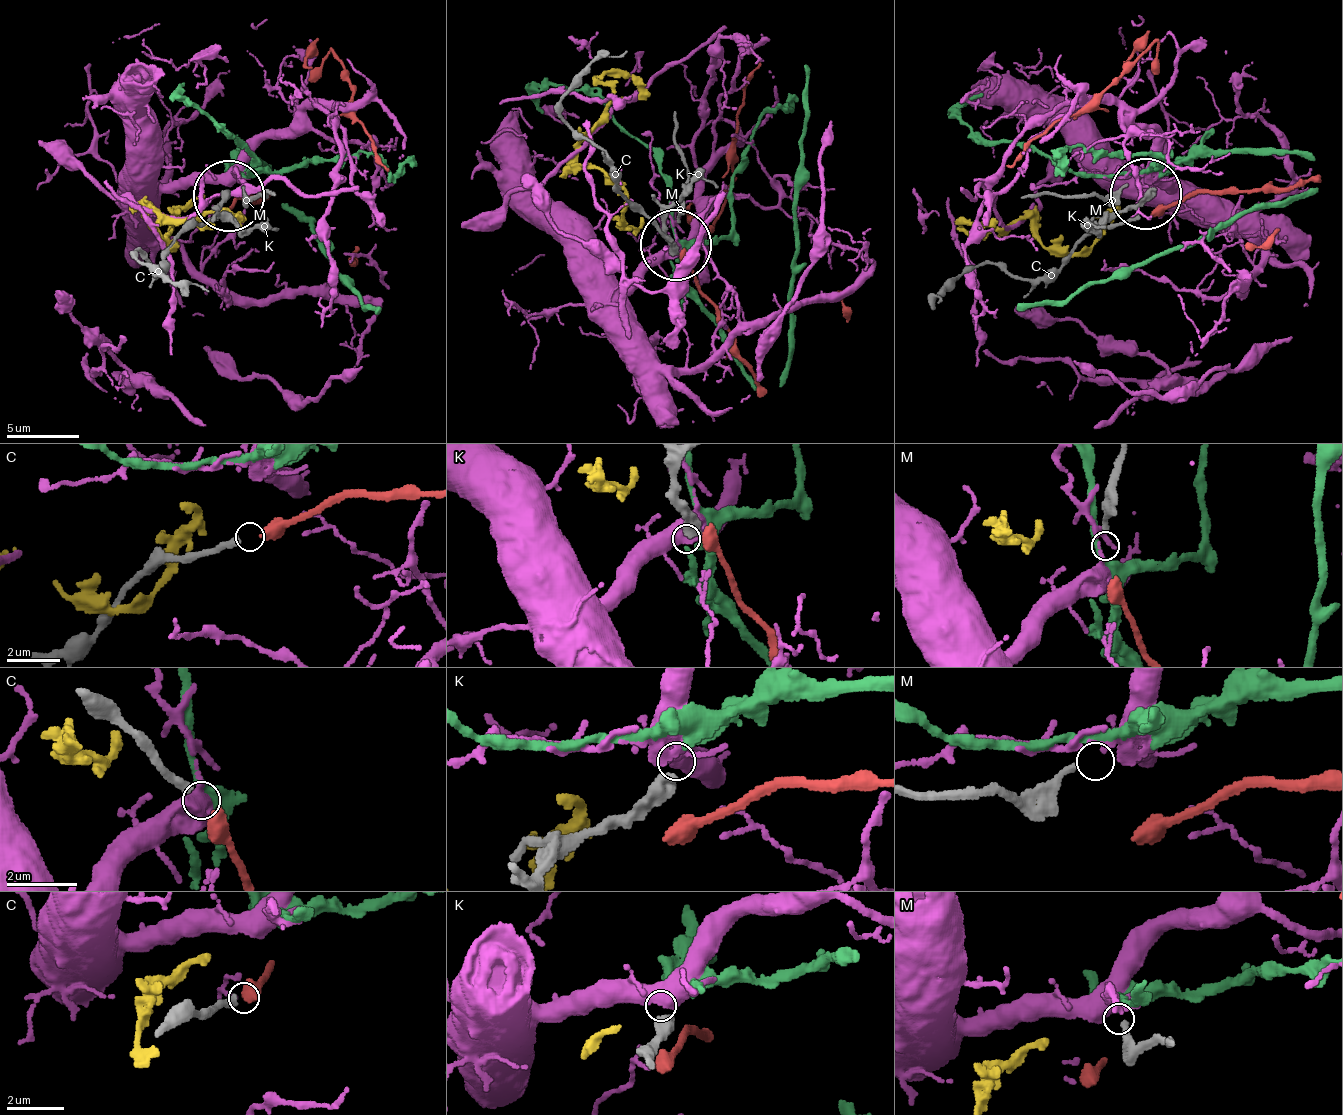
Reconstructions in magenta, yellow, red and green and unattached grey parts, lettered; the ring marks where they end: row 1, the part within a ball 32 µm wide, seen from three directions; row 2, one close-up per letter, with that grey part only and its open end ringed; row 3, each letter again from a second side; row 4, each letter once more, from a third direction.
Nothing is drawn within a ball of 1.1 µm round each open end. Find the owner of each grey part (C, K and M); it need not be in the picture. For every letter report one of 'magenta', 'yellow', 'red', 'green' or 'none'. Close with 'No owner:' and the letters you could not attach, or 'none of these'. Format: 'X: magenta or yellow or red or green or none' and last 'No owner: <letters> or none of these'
C: red
K: green
M: none
No owner: M

